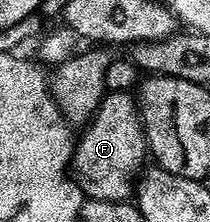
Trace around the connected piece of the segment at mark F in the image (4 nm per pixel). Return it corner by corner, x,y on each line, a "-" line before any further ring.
108,92
100,102
100,109
88,121
84,132
79,133
74,144
74,179
85,197
93,200
127,201
133,195
138,177
149,159
148,139
144,133
144,121
140,118
141,105
132,92

